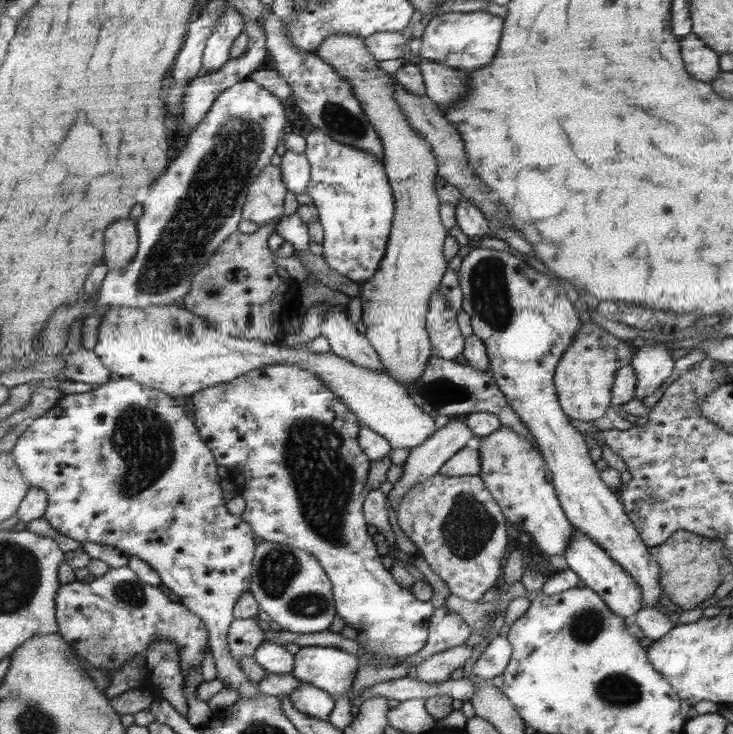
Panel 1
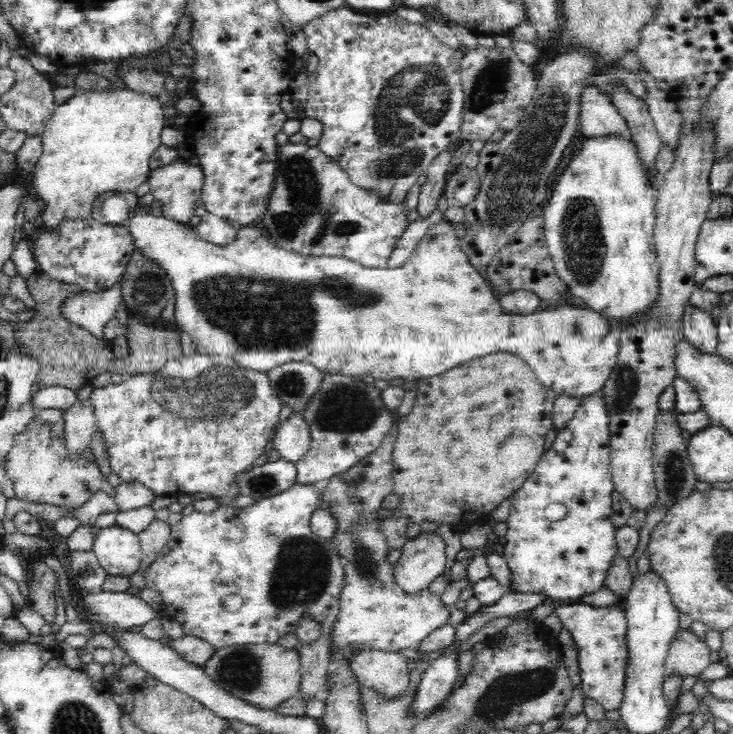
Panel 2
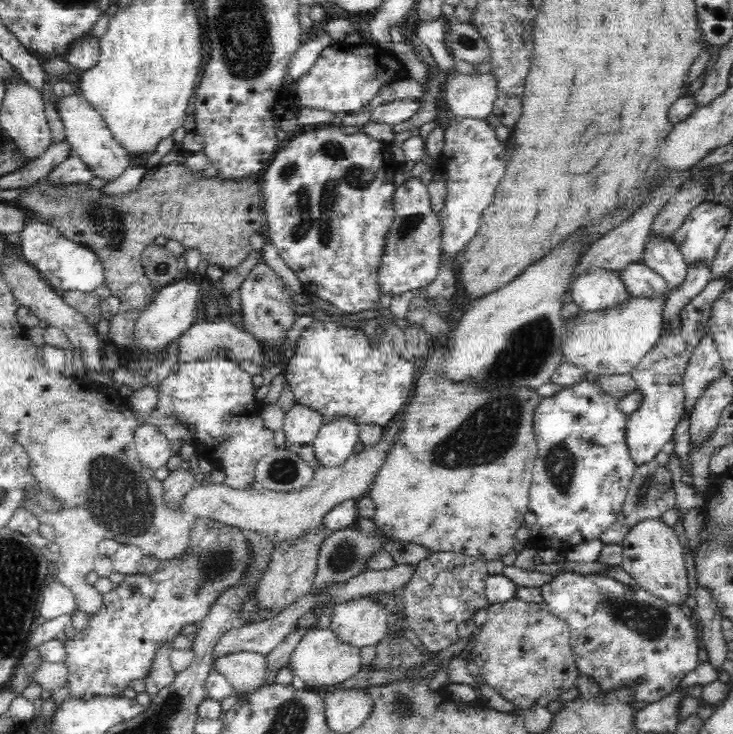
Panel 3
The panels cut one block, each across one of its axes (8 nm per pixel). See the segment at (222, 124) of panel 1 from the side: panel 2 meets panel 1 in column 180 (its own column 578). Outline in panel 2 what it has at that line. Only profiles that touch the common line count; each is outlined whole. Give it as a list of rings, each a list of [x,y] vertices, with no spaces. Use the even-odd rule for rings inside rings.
[[[608,134],[608,136],[592,136],[585,138],[582,148],[570,160],[567,167],[559,176],[553,187],[550,198],[547,199],[546,206],[543,209],[544,218],[544,236],[547,240],[547,247],[551,254],[557,275],[566,284],[566,287],[572,291],[575,298],[580,298],[582,302],[588,304],[588,308],[595,310],[603,316],[610,316],[616,320],[616,325],[624,324],[624,320],[635,316],[638,312],[646,314],[646,308],[654,302],[658,296],[658,259],[656,259],[656,251],[654,244],[654,227],[656,224],[656,192],[648,186],[646,170],[642,166],[639,159],[636,143],[631,138],[626,138],[621,134]]]

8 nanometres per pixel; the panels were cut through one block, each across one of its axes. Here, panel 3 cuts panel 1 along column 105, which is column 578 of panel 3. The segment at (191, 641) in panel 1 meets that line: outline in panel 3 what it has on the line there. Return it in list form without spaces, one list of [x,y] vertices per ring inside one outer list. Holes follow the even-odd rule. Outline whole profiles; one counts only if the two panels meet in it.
[[[558,573],[539,587],[548,610],[569,627],[570,647],[577,669],[590,676],[602,692],[631,688],[635,692],[632,700],[645,705],[674,692],[679,680],[700,664],[696,645],[698,634],[692,629],[686,608],[680,605],[668,604],[642,587],[625,585],[606,573]]]

